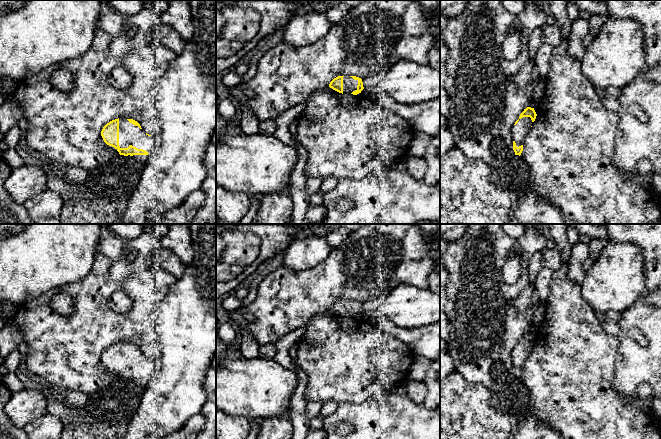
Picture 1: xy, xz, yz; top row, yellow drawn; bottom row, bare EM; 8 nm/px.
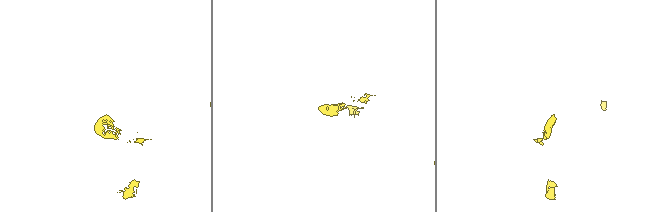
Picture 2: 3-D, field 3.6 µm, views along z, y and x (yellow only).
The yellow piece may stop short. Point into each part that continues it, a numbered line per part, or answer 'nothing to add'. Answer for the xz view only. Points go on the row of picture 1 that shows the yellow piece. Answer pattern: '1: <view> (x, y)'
1: xz (349, 84)

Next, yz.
1: yz (519, 130)

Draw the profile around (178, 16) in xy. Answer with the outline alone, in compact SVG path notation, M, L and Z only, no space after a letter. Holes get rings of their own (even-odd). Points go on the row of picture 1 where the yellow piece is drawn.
M171 0L160 21L172 27L188 43L194 32L189 0Z

